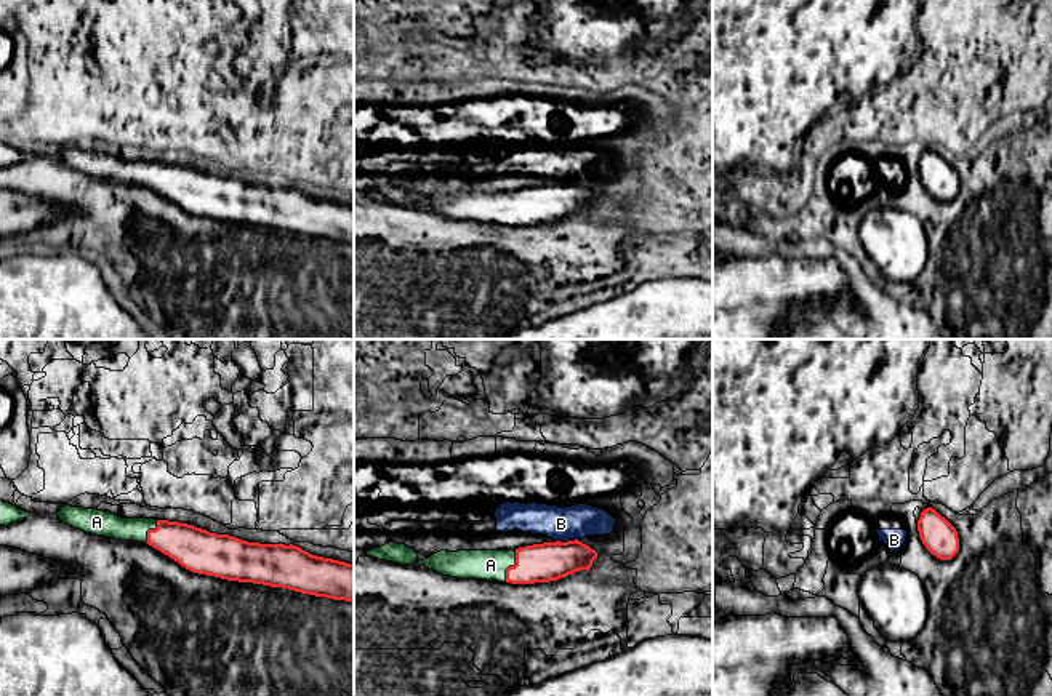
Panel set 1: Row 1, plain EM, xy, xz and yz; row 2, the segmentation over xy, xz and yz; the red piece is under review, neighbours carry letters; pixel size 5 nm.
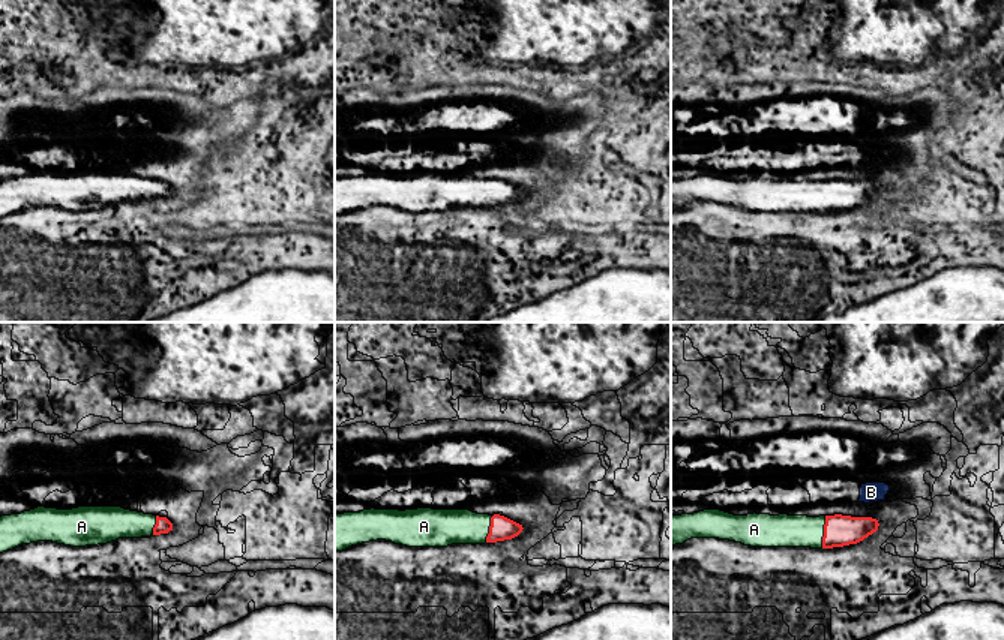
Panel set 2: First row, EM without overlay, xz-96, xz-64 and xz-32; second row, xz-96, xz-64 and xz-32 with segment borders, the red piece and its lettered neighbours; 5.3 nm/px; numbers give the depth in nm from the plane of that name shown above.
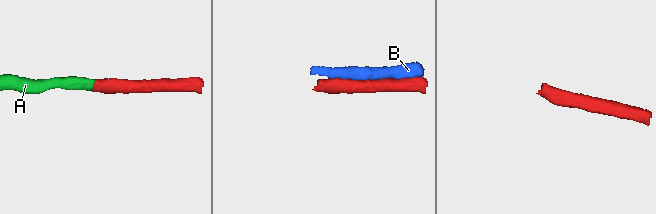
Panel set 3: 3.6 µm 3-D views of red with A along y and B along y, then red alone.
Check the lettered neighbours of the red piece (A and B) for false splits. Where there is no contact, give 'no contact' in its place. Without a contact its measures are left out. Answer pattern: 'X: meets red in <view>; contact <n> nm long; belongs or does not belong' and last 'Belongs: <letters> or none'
A: meets red in xz; contact 170 nm long; belongs
B: meets red in xz; contact 110 nm long; does not belong
Belongs: A

